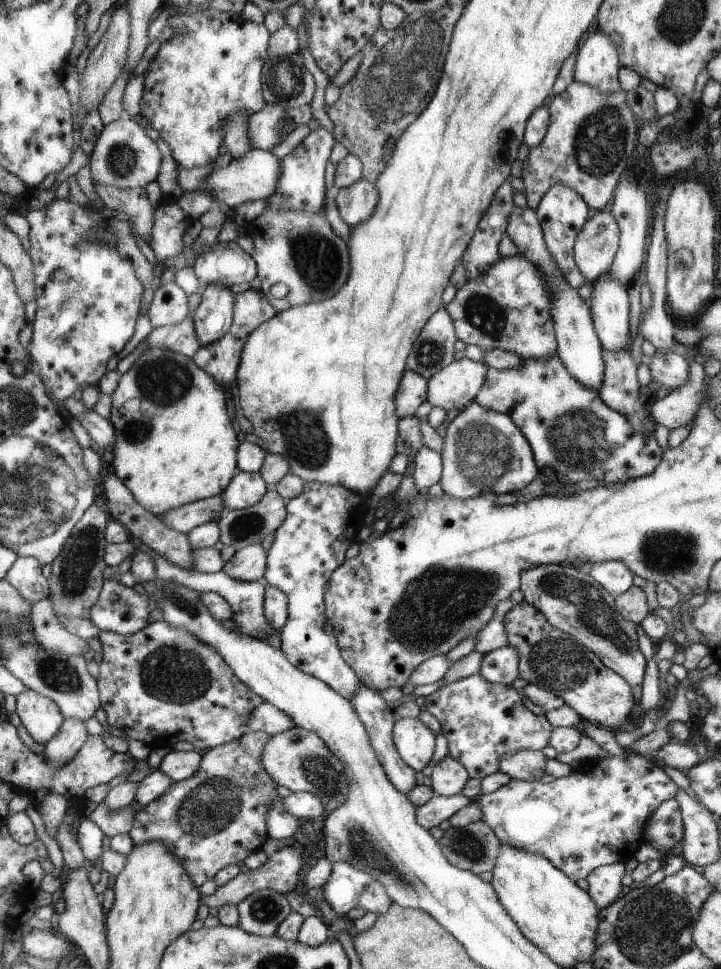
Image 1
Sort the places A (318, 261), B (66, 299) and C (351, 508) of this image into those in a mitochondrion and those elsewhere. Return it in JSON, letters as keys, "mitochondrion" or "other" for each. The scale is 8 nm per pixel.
{"A":"mitochondrion","B":"mitochondrion","C":"other"}

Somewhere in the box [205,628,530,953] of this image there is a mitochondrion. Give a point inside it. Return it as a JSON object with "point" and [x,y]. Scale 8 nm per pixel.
{"point":[366,848]}

